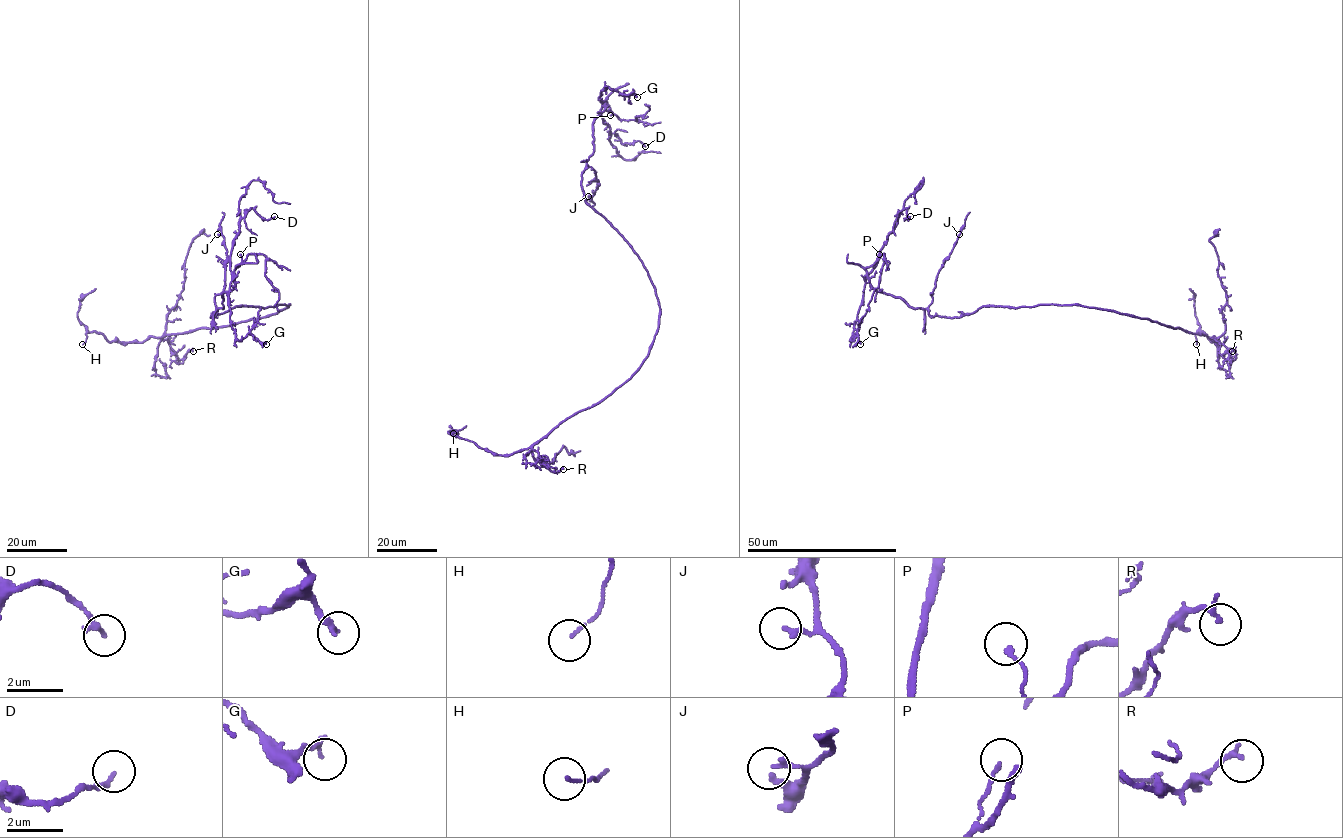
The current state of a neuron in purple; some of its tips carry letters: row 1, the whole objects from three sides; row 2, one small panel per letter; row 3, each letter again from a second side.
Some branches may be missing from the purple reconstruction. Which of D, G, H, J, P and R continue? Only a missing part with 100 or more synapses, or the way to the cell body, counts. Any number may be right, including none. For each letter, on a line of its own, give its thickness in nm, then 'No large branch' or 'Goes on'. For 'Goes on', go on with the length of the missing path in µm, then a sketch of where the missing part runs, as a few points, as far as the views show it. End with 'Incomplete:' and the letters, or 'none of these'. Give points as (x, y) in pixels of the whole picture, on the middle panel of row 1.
D: Thickness 170 nm. No large branch
G: Thickness 180 nm. No large branch
H: Thickness 90 nm. No large branch
J: Thickness 180 nm. No large branch
P: Thickness 130 nm. No large branch
R: Thickness 180 nm. No large branch
Incomplete: none of these

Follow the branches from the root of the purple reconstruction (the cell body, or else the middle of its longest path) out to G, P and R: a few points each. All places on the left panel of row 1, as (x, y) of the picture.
G: (277, 305), (235, 306), (211, 317), (223, 308), (235, 275), (229, 307), (235, 337), (249, 333), (266, 344)
P: (277, 305), (235, 306), (211, 317), (223, 308), (223, 294), (235, 286), (240, 254)
R: (277, 305), (289, 304), (259, 318), (162, 338), (178, 360), (193, 351)

